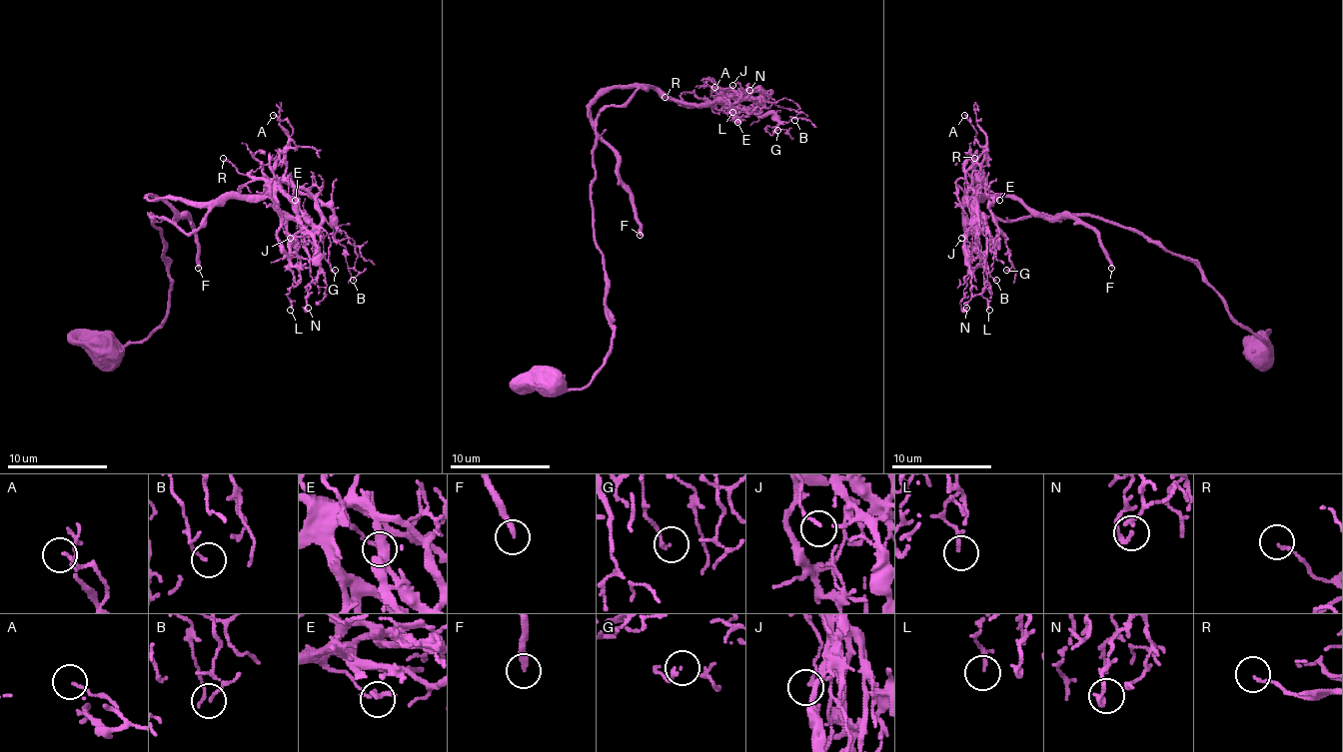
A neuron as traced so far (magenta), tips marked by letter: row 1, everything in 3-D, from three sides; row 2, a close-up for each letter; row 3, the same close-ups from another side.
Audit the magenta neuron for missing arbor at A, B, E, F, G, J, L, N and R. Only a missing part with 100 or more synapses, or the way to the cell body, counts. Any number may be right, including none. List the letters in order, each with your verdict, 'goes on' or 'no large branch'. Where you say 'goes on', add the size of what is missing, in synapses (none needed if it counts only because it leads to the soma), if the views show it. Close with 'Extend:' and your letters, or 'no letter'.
A: no large branch
B: no large branch
E: no large branch
F: goes on; about 120 synapses
G: no large branch
J: no large branch
L: no large branch
N: no large branch
R: no large branch
Extend: F

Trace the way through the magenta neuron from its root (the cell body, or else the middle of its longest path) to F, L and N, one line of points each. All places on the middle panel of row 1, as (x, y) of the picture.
F: (550, 383), (583, 388), (610, 352), (595, 120), (650, 87), (615, 87), (590, 125), (640, 235)
L: (550, 383), (583, 388), (610, 352), (590, 197), (598, 115), (640, 87), (697, 105), (727, 102), (732, 112)
N: (550, 383), (583, 388), (610, 352), (590, 197), (598, 115), (640, 87), (697, 105), (762, 92), (749, 90)

